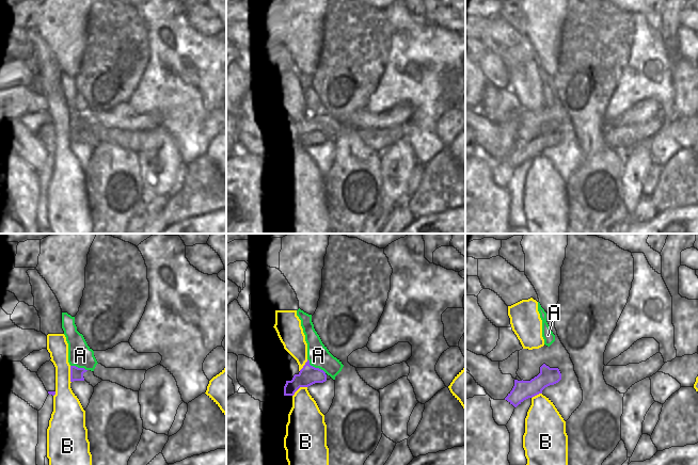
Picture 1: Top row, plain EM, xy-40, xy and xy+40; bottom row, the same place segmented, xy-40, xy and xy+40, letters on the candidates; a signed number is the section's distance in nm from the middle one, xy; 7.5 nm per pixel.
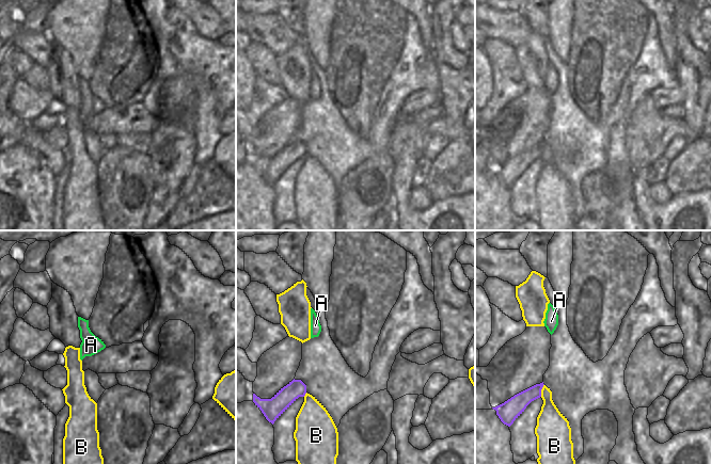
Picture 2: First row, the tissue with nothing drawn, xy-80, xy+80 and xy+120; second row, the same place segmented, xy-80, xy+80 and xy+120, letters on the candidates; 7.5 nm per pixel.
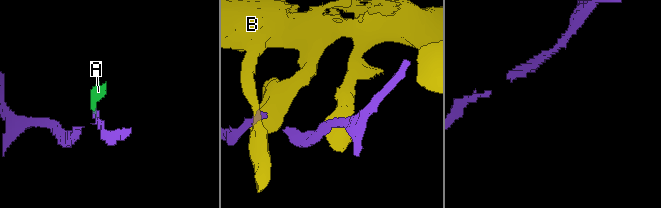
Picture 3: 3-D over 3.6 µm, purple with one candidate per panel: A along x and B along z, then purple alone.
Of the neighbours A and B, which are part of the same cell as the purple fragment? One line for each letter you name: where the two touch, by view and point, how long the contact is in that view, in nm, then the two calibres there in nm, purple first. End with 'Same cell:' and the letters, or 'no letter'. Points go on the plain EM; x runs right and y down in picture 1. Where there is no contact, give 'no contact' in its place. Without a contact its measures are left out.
Same cell: no letter

